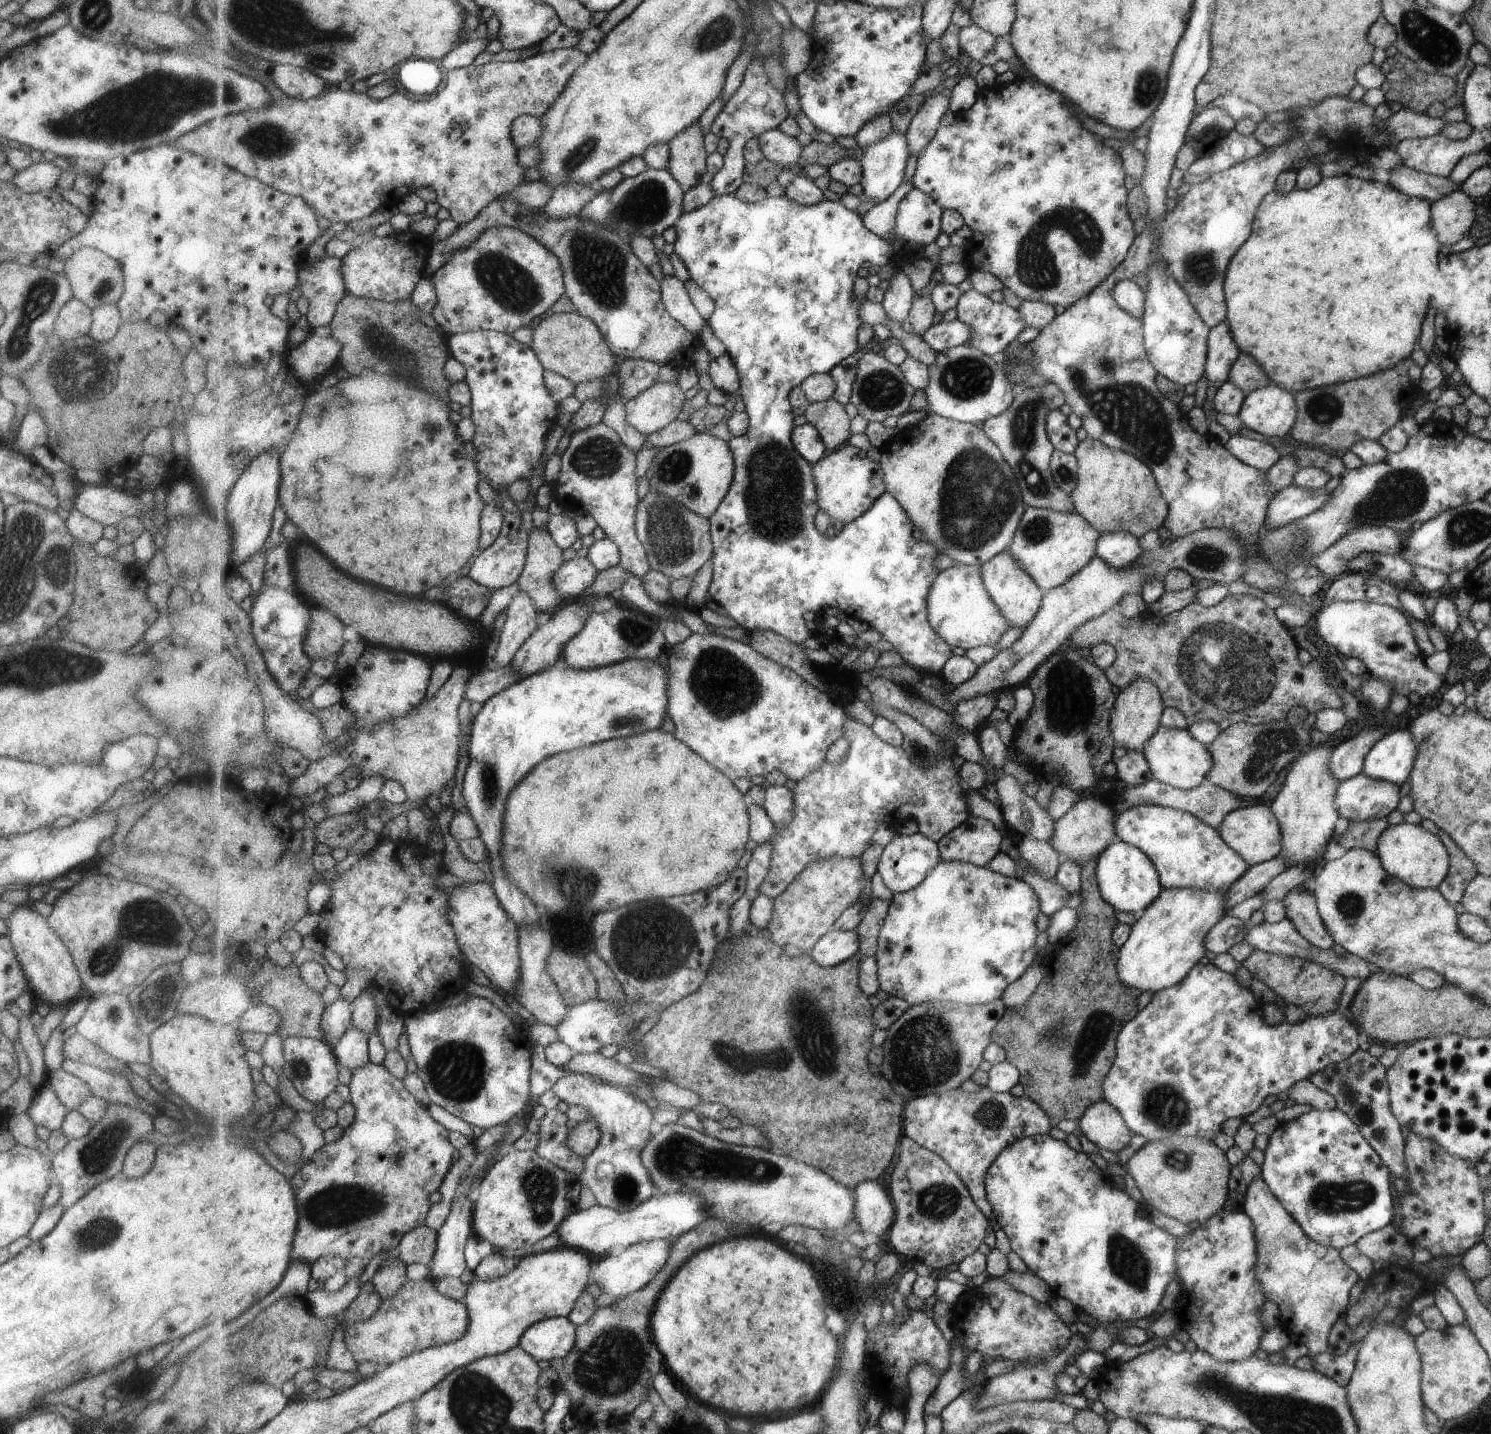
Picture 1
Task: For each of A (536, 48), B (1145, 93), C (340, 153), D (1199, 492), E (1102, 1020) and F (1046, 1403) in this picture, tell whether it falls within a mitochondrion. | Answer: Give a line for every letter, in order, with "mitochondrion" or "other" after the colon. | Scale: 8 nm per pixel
A: other
B: mitochondrion
C: other
D: other
E: mitochondrion
F: other

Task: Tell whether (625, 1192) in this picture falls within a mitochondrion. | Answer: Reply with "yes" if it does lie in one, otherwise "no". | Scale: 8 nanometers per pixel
yes

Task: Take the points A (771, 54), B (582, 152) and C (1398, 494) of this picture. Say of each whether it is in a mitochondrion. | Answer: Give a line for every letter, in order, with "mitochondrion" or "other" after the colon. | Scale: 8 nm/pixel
A: mitochondrion
B: mitochondrion
C: mitochondrion

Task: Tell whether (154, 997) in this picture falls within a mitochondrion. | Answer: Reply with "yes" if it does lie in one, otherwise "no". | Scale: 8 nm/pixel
yes

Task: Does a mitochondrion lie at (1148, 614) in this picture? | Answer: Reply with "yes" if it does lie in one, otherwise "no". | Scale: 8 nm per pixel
no

